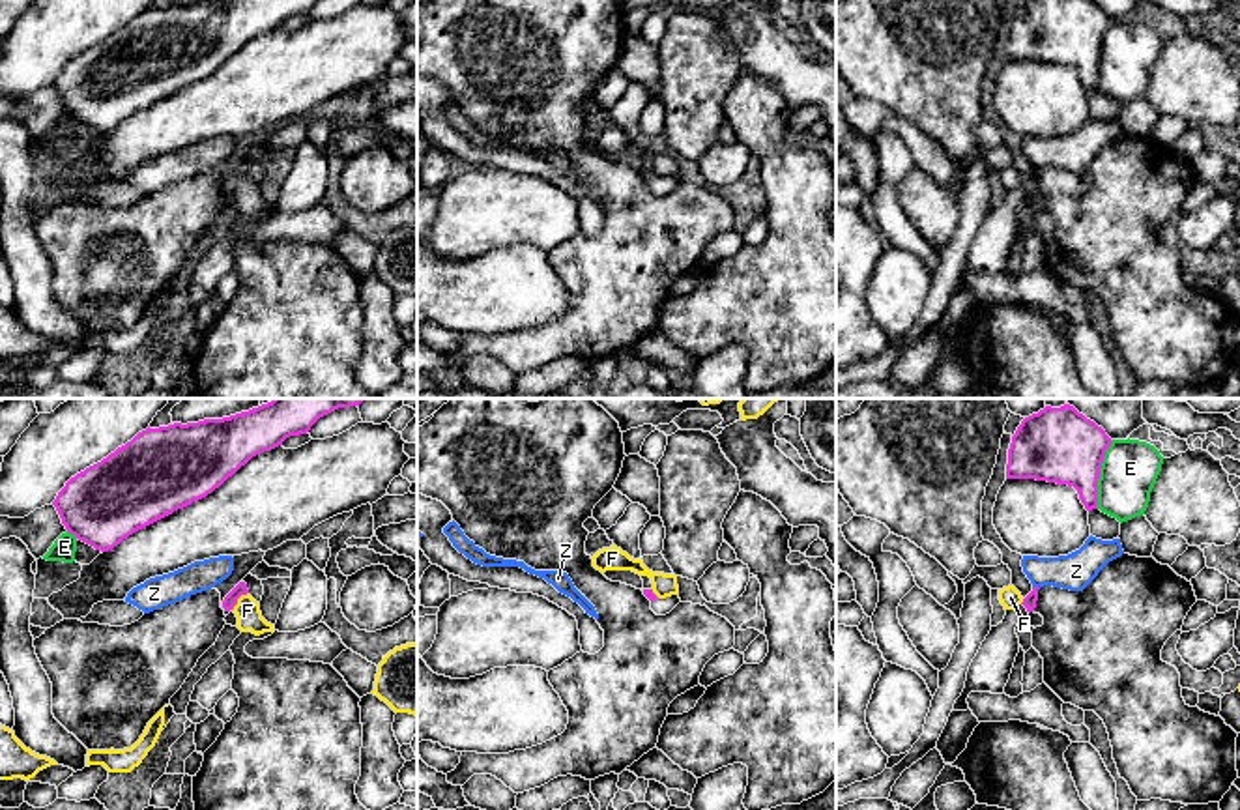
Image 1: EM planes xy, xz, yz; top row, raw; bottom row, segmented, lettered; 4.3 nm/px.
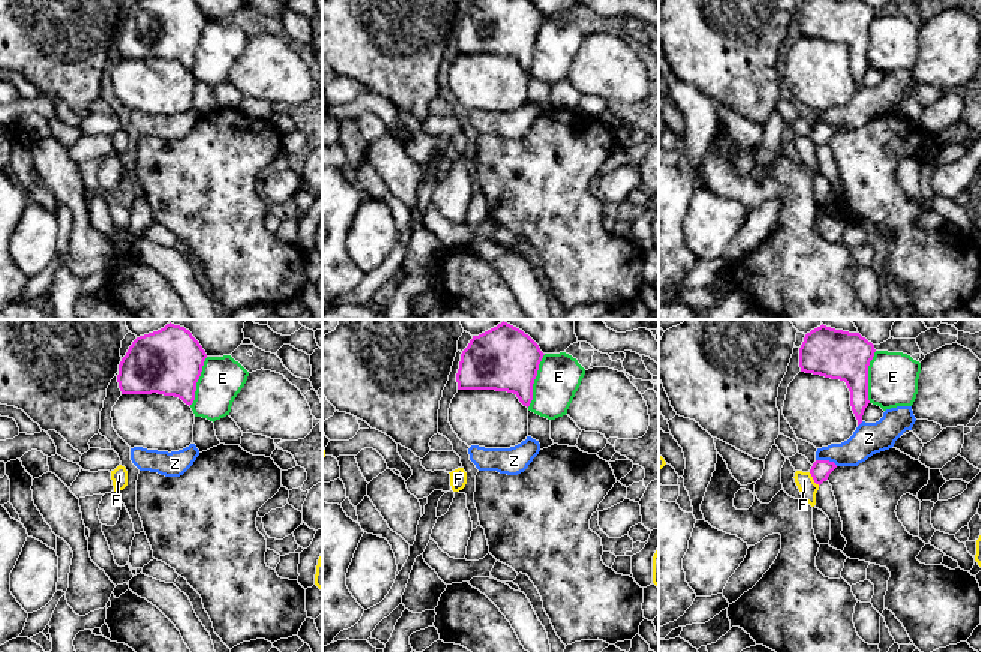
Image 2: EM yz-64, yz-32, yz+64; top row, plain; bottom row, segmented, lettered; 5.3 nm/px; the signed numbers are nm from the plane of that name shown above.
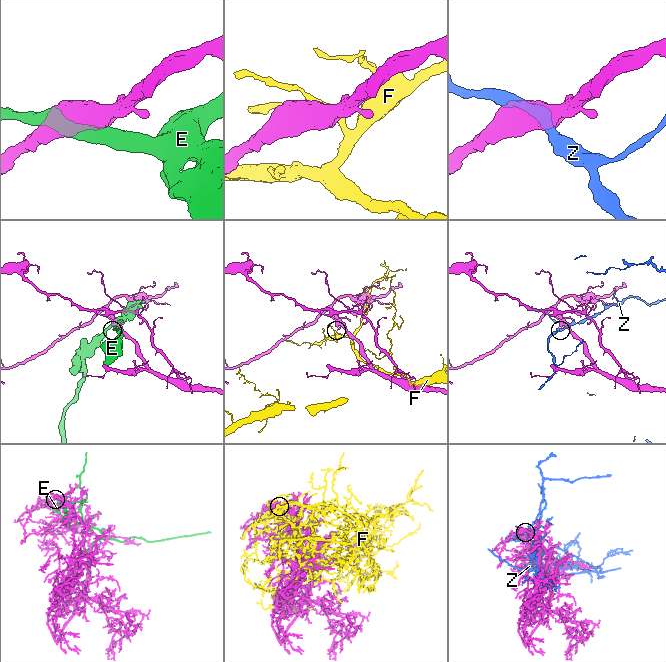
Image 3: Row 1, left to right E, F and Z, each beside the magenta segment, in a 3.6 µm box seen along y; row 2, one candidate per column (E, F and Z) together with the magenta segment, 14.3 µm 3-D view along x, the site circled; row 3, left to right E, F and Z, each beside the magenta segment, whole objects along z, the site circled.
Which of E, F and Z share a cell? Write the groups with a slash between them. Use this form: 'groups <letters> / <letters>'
groups E / F / Z

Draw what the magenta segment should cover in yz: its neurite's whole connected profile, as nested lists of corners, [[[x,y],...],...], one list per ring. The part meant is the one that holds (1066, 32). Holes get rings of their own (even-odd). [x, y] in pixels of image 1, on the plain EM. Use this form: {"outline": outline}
{"outline": [[[1023,0],[1008,30],[1006,60],[1074,67],[1087,92],[1098,88],[1098,60],[1111,19],[1090,0]]]}

